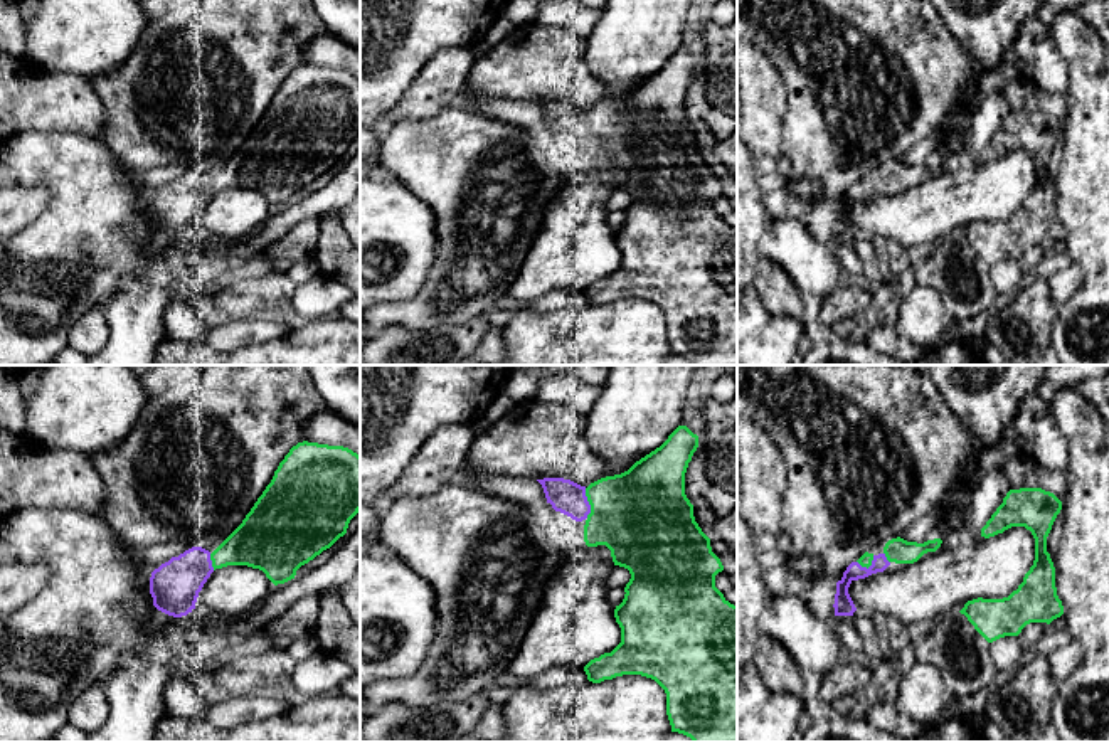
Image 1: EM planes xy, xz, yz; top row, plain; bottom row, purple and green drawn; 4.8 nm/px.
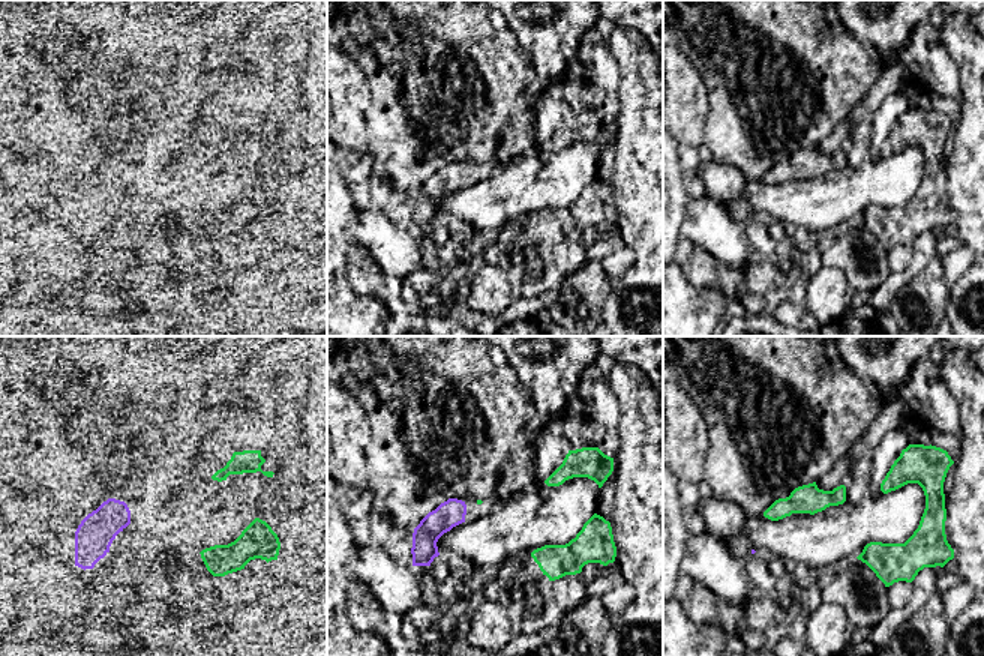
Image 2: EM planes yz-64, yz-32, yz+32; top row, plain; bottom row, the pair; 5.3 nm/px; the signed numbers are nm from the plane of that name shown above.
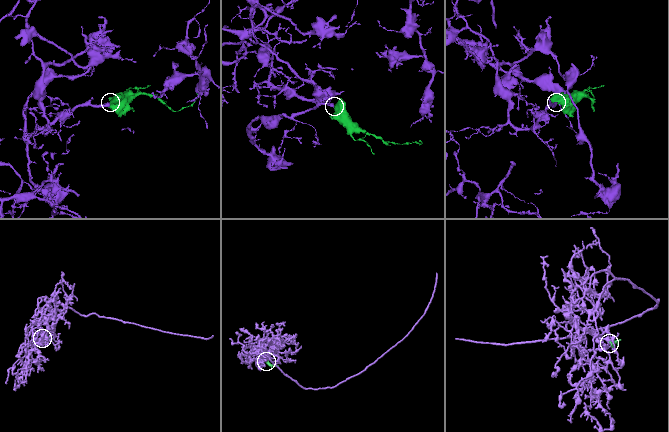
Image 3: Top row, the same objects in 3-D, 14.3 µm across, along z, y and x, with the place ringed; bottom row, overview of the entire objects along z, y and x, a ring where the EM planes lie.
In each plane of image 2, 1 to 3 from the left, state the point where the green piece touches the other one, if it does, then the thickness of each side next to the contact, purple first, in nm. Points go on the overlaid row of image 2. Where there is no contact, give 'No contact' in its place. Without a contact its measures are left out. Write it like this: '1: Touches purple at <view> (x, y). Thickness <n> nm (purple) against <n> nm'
1: No contact
2: No contact
3: No contact

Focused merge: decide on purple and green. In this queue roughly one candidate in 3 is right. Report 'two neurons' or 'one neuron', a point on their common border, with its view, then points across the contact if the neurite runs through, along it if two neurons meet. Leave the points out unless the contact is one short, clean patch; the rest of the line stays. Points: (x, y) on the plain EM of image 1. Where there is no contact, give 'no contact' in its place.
one neuron; meets purple in xz at (588, 127)

